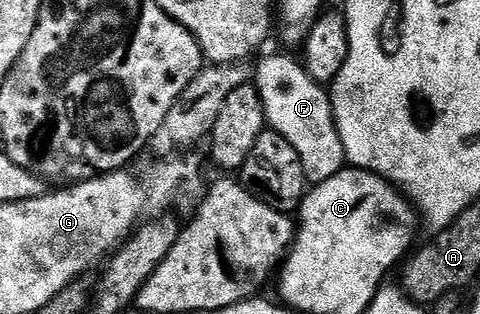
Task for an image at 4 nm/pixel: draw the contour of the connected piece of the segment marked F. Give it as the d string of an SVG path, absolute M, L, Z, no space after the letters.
M271 54L261 59L255 66L253 85L263 101L267 126L293 144L304 176L308 183L314 184L329 180L329 176L344 169L343 145L335 127L330 93L315 82L313 76L309 76L306 65L295 58L287 54Z

